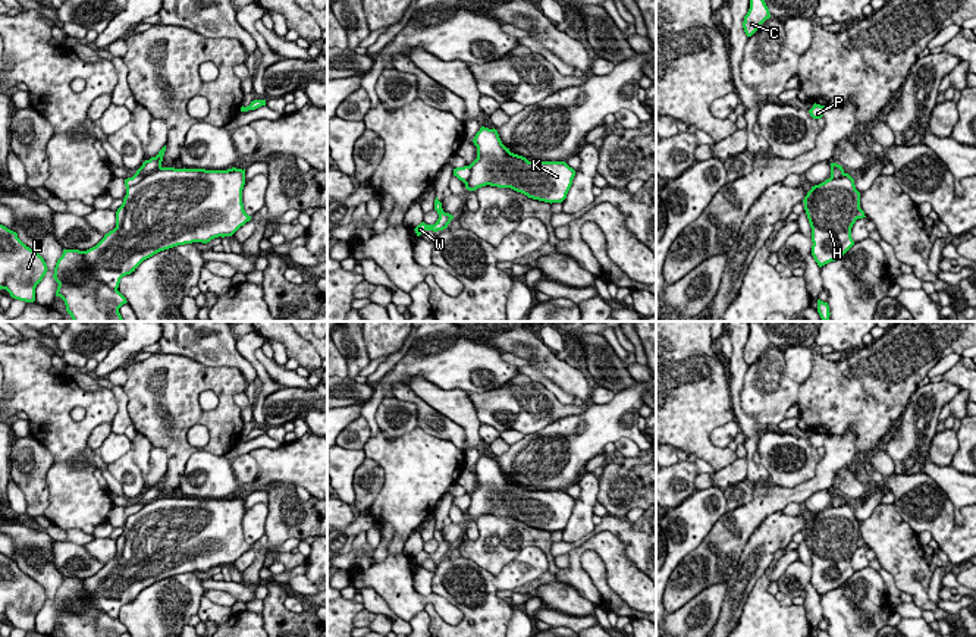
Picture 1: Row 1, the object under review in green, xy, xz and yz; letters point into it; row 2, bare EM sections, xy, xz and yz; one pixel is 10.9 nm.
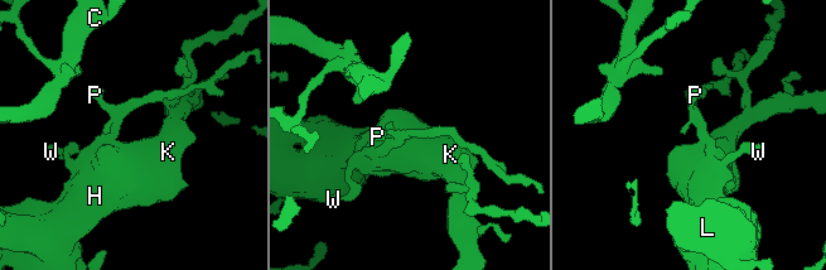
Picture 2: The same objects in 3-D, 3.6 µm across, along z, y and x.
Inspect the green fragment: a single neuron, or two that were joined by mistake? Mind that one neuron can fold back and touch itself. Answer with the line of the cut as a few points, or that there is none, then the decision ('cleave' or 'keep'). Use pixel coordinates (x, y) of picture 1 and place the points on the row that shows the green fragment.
cut xy (81, 251), (81, 259), (88, 266), (88, 275), (116, 291); cleave

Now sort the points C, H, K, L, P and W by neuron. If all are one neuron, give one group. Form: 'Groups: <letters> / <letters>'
Groups: C H K / L P W

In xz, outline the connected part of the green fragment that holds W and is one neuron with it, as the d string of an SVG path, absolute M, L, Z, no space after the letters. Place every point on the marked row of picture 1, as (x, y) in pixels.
M434 200L434 210L437 211L439 214L439 219L434 225L426 225L424 222L420 223L414 230L417 233L417 236L420 236L423 232L426 230L433 230L433 232L437 232L437 230L443 230L448 228L448 225L451 223L451 220L454 219L452 214L449 213L445 213L443 208L442 208L442 203L437 200Z

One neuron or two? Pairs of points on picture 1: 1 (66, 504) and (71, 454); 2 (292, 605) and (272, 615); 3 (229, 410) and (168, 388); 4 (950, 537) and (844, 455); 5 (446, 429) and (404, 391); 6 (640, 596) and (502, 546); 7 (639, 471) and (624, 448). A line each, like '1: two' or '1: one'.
1: one
2: two
3: one
4: two
5: one
6: one
7: two

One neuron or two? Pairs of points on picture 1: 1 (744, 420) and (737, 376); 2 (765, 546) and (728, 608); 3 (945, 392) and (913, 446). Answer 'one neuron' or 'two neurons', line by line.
1: one neuron
2: one neuron
3: one neuron

